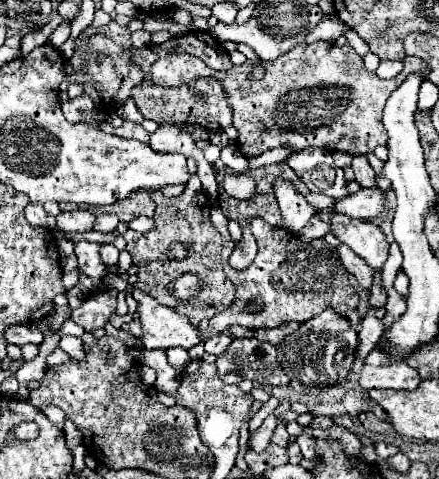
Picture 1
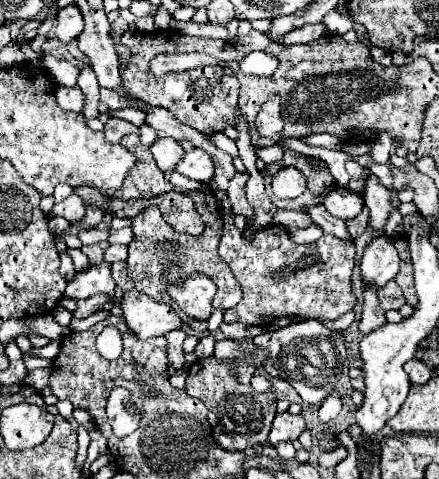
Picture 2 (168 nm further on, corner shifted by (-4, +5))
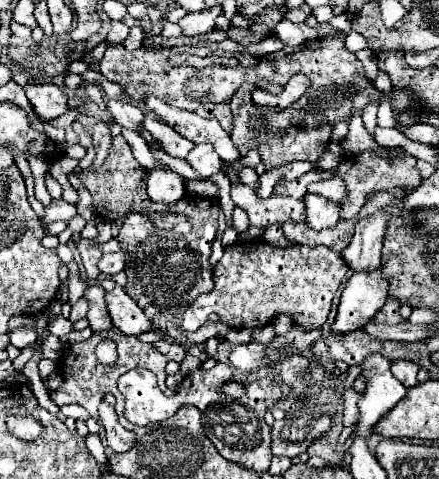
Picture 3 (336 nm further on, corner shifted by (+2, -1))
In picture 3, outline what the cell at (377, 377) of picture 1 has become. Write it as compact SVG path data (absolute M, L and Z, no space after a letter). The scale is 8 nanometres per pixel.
M402 359L400 361L392 361L392 373L404 387L418 385L418 379L416 379L418 369L420 367L416 363L412 363L412 361L402 361Z

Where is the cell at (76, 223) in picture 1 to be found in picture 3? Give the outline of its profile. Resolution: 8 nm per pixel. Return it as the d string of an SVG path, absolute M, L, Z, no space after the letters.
M64 199L52 201L50 207L44 213L46 221L70 221L74 215L76 215L76 207L70 205L70 203L66 203Z

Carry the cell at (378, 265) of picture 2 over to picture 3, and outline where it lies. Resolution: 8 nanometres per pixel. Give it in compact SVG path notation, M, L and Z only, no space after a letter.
M382 267L378 271L354 273L342 291L332 333L350 333L372 321L376 311L386 303L390 291L388 285L390 283L384 277Z

